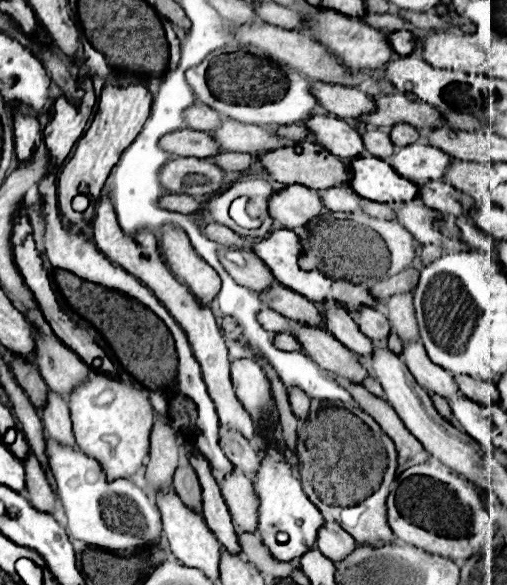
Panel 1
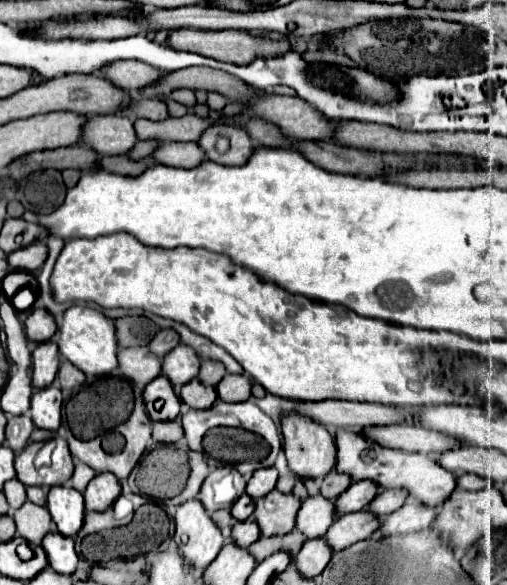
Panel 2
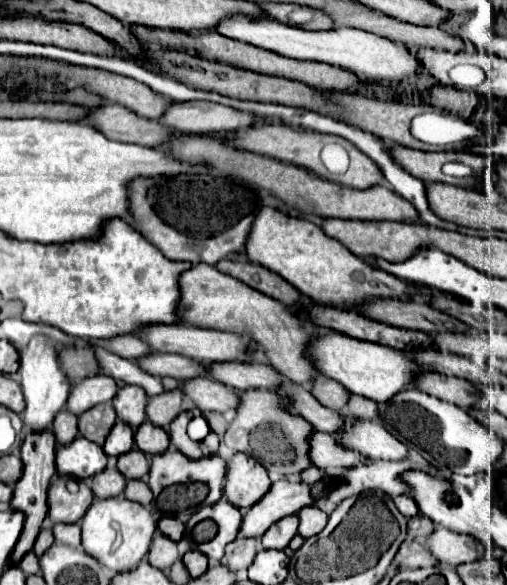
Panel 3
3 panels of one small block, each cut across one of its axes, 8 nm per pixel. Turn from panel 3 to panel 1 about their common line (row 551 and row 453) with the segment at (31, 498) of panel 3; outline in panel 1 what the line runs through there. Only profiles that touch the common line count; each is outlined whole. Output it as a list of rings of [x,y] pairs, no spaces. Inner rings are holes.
[[[22,430],[18,432],[18,436],[16,436],[16,442],[12,442],[10,450],[12,450],[14,454],[18,454],[18,458],[22,458],[22,460],[24,460],[24,458],[28,458],[28,454],[30,454],[30,446],[26,444]]]

